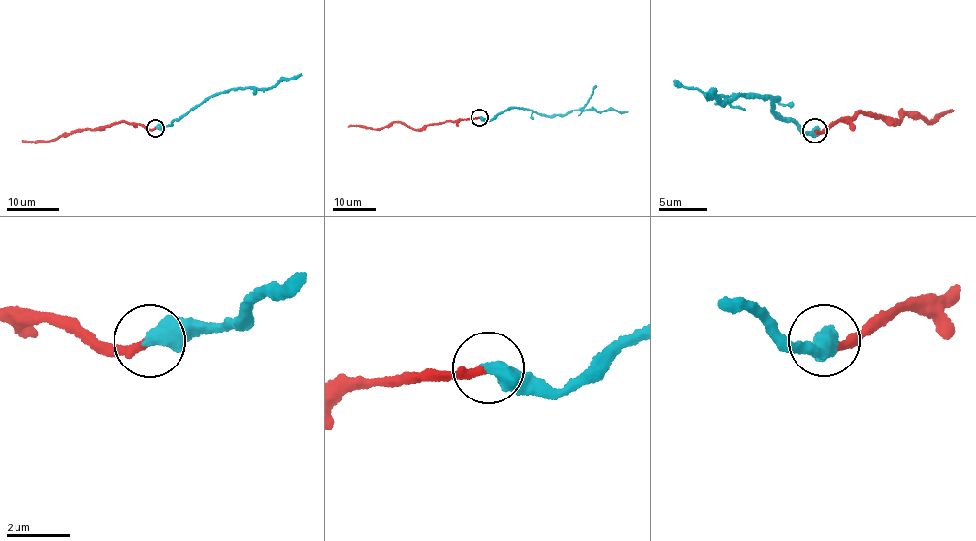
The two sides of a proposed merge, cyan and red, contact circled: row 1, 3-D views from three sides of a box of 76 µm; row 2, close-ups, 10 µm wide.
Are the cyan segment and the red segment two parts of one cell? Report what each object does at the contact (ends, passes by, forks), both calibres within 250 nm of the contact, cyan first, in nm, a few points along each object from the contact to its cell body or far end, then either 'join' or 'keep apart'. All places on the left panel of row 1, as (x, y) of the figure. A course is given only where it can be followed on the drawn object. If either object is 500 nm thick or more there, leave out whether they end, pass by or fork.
550/260 nm | cyan via (155, 127), (178, 121), (209, 98), (222, 92), (245, 87), (269, 89), (301, 73) | red via (155, 127), (119, 121), (64, 133), (44, 142), (21, 140) | keep apart

